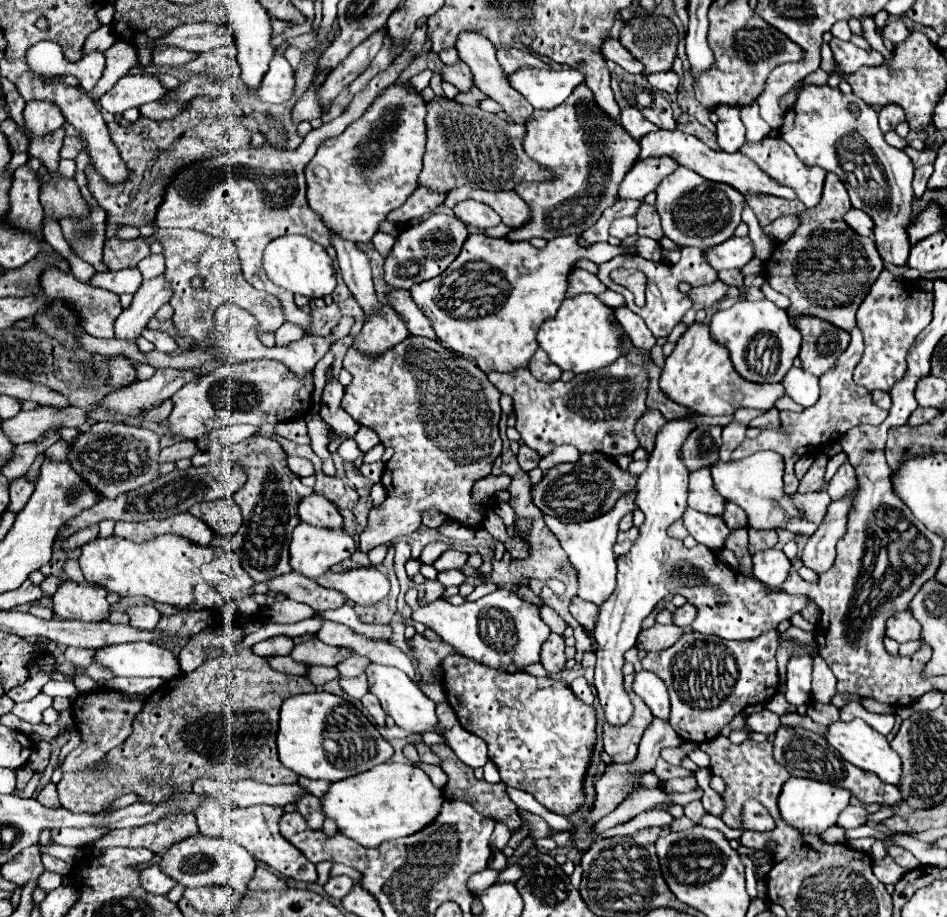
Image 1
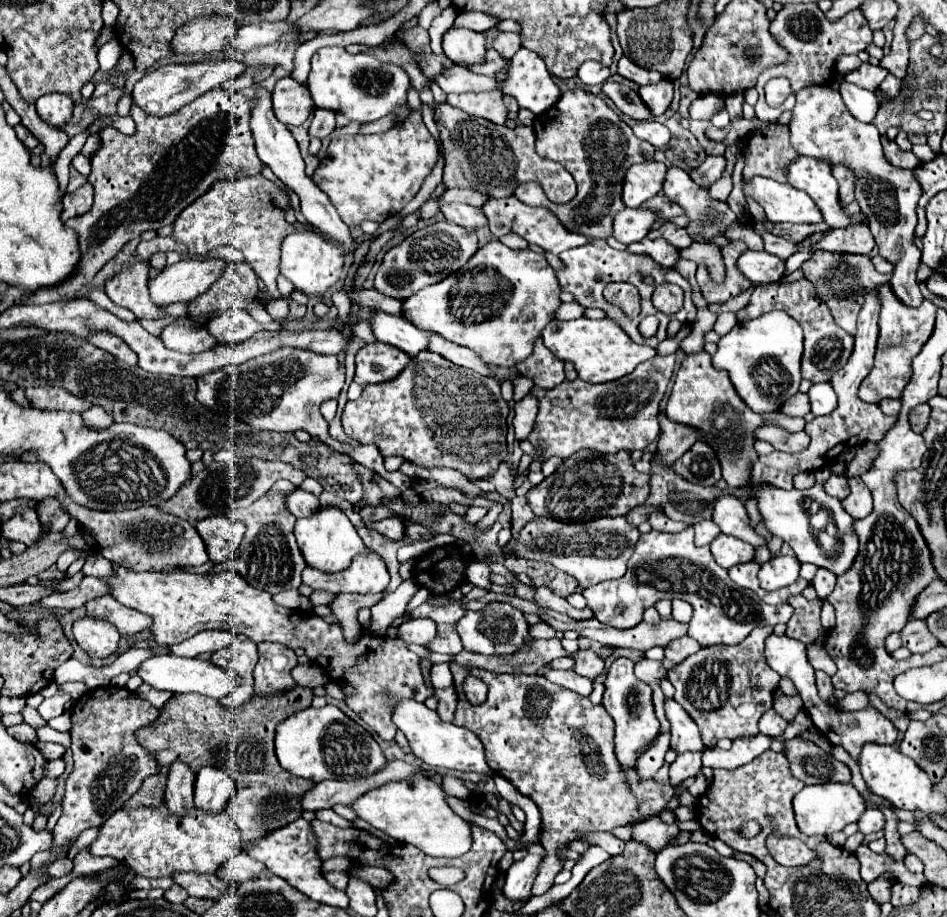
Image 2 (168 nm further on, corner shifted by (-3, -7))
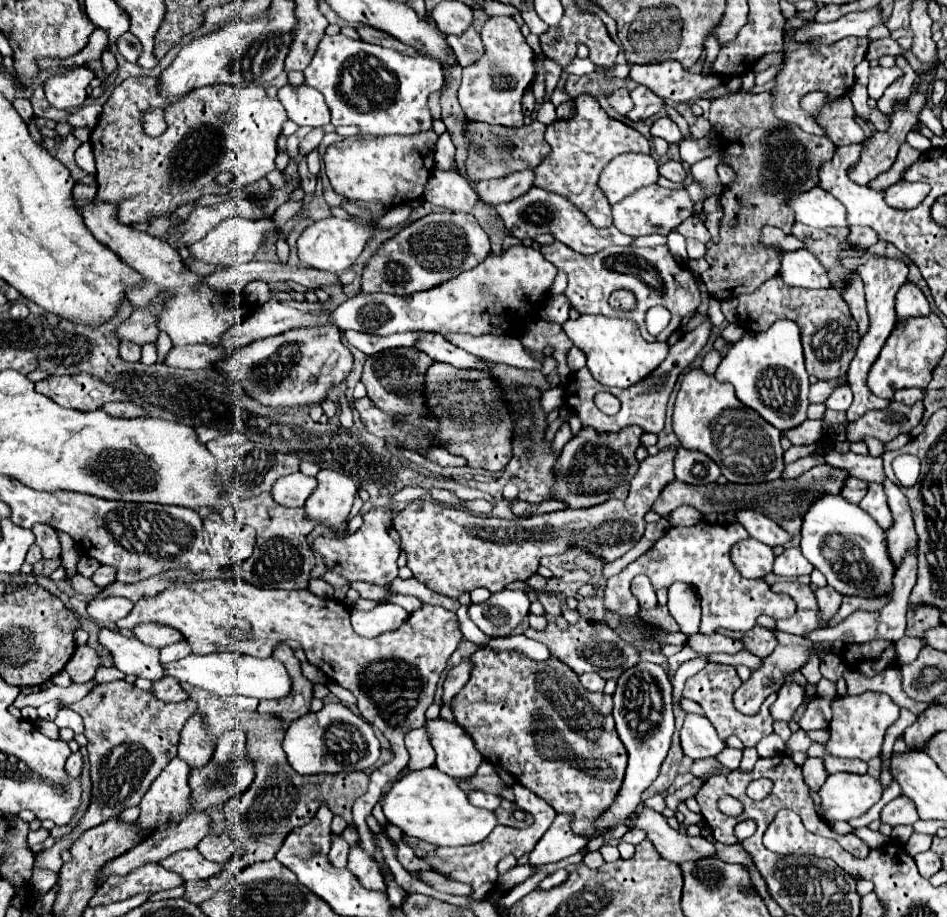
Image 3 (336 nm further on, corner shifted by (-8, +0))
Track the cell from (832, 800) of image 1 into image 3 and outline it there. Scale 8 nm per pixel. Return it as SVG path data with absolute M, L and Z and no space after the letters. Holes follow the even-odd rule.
M838 772L830 774L822 788L820 796L820 812L828 824L838 820L852 820L866 814L882 796L882 786L876 778L868 774L850 774Z

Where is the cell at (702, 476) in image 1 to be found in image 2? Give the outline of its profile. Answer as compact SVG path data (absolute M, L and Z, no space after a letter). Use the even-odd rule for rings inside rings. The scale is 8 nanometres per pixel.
M723 495L721 499L717 499L717 503L713 503L713 521L723 533L751 543L753 547L767 545L767 539L751 527L745 505L733 495Z

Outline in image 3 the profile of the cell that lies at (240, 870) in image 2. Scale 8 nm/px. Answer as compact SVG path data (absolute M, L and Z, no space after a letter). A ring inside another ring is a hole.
M206 836L200 840L200 844L196 846L200 850L200 854L206 858L206 860L212 860L212 862L218 862L218 864L226 864L226 860L242 854L242 848L238 848L238 844L228 836Z

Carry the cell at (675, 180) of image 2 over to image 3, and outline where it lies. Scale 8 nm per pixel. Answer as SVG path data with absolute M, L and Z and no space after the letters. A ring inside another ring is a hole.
M668 160L666 164L662 164L660 174L672 182L684 182L686 180L686 168L682 162L676 162L676 160Z

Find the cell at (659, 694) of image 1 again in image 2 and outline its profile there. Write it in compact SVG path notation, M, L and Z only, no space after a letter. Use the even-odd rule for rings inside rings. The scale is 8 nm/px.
M667 699L665 703L667 703L667 717L671 723L671 749L675 753L705 751L701 731L697 723L689 719L689 713L673 699Z

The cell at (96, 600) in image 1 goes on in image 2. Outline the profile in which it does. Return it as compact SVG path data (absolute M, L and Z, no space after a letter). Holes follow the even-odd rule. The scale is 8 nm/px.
M81 617L73 625L73 635L75 635L75 641L79 643L79 647L85 653L89 653L91 657L105 659L105 657L117 655L117 651L119 651L121 635L109 623L99 623L97 619Z

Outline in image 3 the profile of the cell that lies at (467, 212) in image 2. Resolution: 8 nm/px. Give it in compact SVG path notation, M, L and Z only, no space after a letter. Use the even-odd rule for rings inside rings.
M434 168L424 190L424 198L450 212L472 212L480 198L462 174Z

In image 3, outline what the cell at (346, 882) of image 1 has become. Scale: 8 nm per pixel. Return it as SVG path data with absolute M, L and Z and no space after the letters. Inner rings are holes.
M334 836L332 838L332 848L330 848L330 854L328 854L330 864L334 868L346 868L346 864L348 864L348 850L350 850L350 846L340 836Z

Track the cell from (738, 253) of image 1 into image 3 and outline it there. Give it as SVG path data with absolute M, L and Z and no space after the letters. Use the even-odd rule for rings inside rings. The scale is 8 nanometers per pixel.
M794 250L794 252L780 252L780 268L778 276L788 286L802 286L802 288L828 288L832 282L824 266L812 256L808 250Z

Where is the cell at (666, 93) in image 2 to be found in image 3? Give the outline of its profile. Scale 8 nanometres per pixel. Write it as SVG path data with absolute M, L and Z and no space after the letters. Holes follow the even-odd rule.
M646 86L634 88L630 96L634 100L634 110L626 114L630 120L646 120L664 108L664 100L658 94L650 92L650 88Z

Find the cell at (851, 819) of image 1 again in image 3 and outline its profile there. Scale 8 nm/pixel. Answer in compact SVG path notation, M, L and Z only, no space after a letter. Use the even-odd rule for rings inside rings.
M898 796L892 802L888 802L880 812L880 822L898 826L898 824L914 824L918 820L918 812L912 800Z

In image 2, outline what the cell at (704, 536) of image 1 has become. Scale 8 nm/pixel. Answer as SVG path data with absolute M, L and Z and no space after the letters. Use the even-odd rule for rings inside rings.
M719 535L711 543L711 553L713 553L715 561L725 569L731 569L733 565L739 565L739 563L751 563L755 559L753 545L749 545L741 539L733 539L729 535Z

